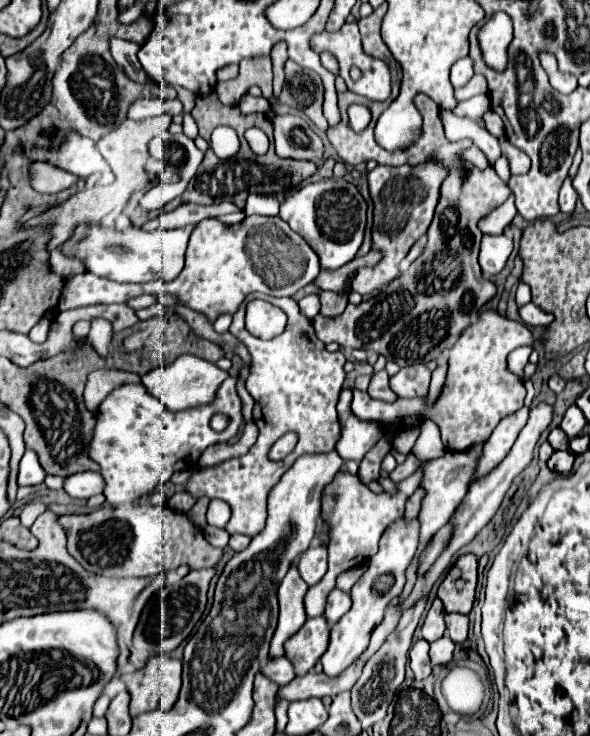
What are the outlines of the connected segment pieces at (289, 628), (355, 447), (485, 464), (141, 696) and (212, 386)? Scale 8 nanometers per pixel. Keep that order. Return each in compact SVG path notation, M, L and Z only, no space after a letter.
M293 564L277 592L279 594L279 624L269 648L271 660L285 656L285 648L283 648L285 640L289 640L289 636L295 636L305 624L307 620L305 610L303 610L305 592L307 592L307 584L301 580L297 566Z
M343 388L337 404L339 422L341 422L341 440L337 442L337 452L343 460L361 462L361 458L383 438L383 430L379 424L361 422L349 410L349 402L353 400L351 388Z
M523 406L513 416L507 416L505 420L501 420L501 424L497 424L497 428L491 434L491 438L485 442L483 456L479 458L479 466L477 466L475 478L481 478L487 472L491 472L509 454L519 430L527 424L527 416L529 416L529 408Z
M157 654L145 668L125 674L123 682L131 694L131 716L173 708L181 690L181 662L167 654Z
M185 354L185 356L179 356L171 366L157 368L157 370L145 374L141 380L143 380L143 386L155 398L159 398L171 412L177 412L177 410L185 410L185 408L213 404L213 400L217 396L217 388L223 384L225 378L229 378L229 372L221 370L217 364L209 364L207 360Z

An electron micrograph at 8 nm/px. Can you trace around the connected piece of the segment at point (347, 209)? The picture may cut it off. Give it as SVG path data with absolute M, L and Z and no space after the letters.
M329 178L287 194L285 202L281 202L279 216L317 252L321 268L337 270L351 262L363 244L367 226L367 202L355 184L347 182L345 178Z

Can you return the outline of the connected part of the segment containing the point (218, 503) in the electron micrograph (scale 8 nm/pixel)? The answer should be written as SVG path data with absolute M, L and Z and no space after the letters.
M211 500L209 504L209 510L207 510L207 522L211 526L217 526L217 528L225 528L227 522L231 518L231 506L223 500Z

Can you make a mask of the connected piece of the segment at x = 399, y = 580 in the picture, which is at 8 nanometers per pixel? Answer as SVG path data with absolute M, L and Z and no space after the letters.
M401 516L385 530L379 542L379 552L373 556L367 572L351 588L353 598L351 610L331 628L329 648L321 658L323 672L327 676L339 676L345 668L349 668L349 664L353 664L353 660L357 660L357 656L361 656L361 652L365 652L365 648L369 646L369 636L373 628L383 620L387 604L397 596L401 596L403 592L405 572L413 562L413 556L417 554L417 544L419 544L419 518L407 520L405 516Z

